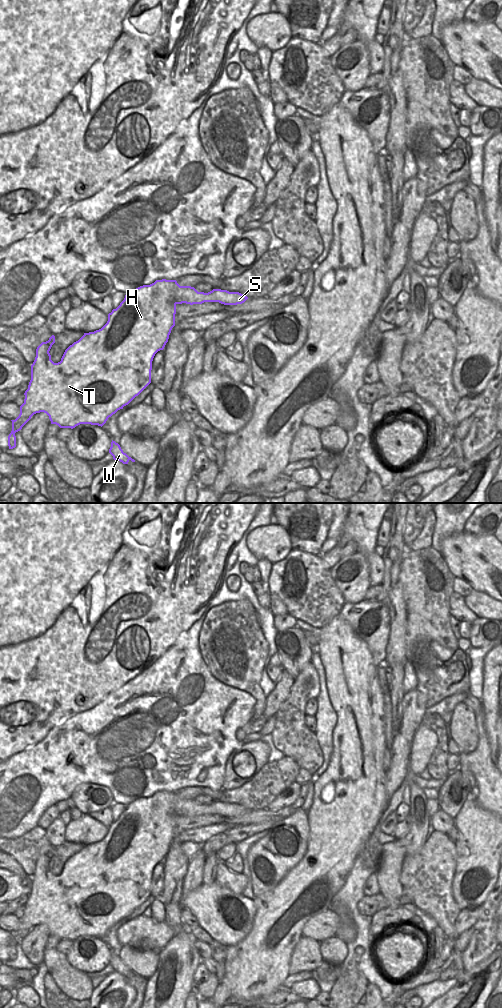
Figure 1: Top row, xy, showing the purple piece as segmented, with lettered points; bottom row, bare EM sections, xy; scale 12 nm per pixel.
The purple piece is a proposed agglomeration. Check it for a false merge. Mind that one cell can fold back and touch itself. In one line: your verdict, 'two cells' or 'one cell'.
two cells

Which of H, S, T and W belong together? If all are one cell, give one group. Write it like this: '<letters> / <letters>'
H T W / S

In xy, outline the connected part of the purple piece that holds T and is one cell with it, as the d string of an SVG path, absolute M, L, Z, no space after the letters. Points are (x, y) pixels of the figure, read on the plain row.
M156 792L150 797L140 798L125 807L124 812L120 817L113 821L111 825L108 826L107 835L99 842L94 844L84 845L84 847L72 857L70 857L64 864L61 873L54 875L51 872L51 867L49 865L52 857L55 855L55 848L52 847L48 853L42 854L36 861L36 869L31 877L31 892L28 897L28 901L25 903L24 915L20 918L20 926L15 932L12 933L12 943L8 948L8 958L9 961L16 959L16 948L15 945L20 943L22 939L31 931L31 929L40 924L44 924L49 928L51 936L56 936L60 940L75 940L80 936L91 936L103 938L109 929L115 926L118 922L123 921L124 918L128 917L136 908L138 908L150 895L151 895L151 882L152 882L152 873L155 866L163 862L166 855L168 854L169 847L172 840L175 838L175 826L176 826L176 817L177 816L202 816L208 814L209 807L208 805L198 804L194 799L191 798L180 798L176 792Z

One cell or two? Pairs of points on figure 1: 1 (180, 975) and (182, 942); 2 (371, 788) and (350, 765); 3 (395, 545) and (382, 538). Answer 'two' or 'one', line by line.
1: one
2: one
3: two

